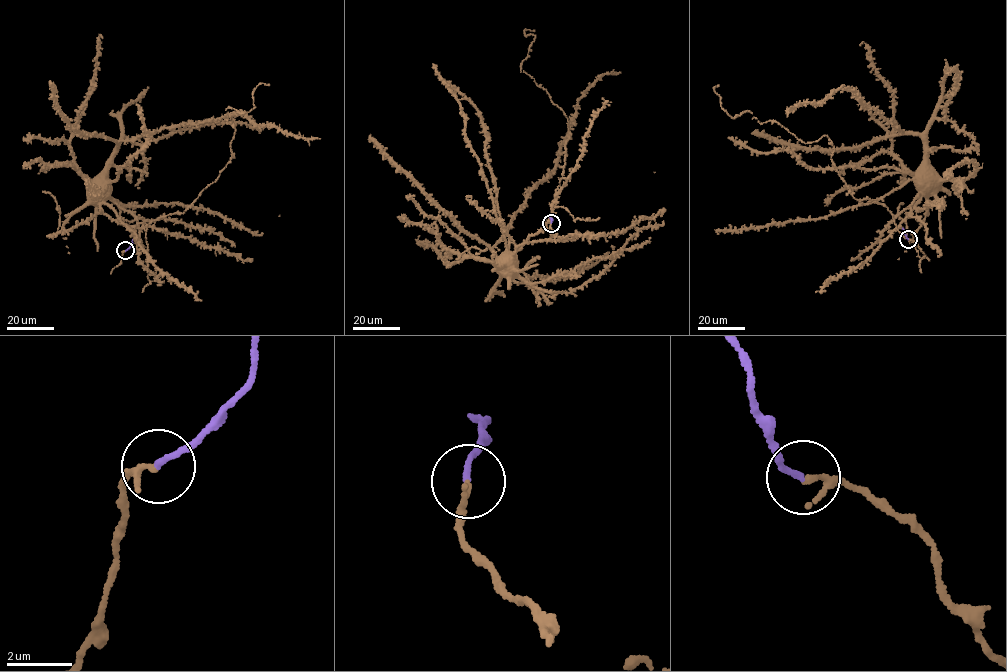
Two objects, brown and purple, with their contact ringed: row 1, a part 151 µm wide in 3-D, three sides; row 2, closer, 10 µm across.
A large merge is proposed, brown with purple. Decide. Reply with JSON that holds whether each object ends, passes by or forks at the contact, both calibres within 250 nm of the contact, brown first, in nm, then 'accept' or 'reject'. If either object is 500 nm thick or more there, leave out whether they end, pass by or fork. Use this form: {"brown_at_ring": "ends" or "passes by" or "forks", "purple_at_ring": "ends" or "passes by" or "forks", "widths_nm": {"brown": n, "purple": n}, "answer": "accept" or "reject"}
{"brown_at_ring": "passes by", "purple_at_ring": "ends", "widths_nm": {"brown": 130, "purple": 170}, "answer": "accept"}

